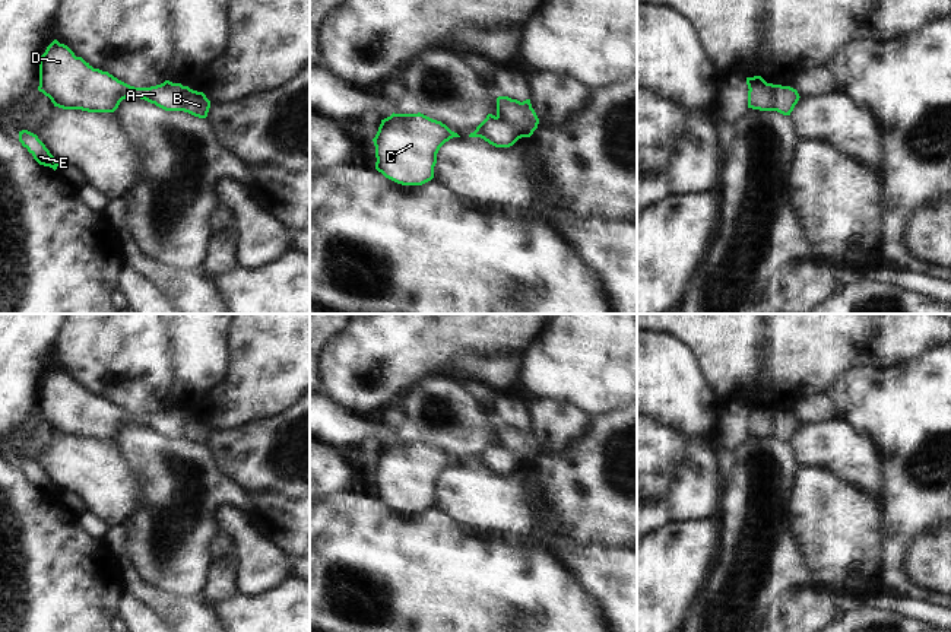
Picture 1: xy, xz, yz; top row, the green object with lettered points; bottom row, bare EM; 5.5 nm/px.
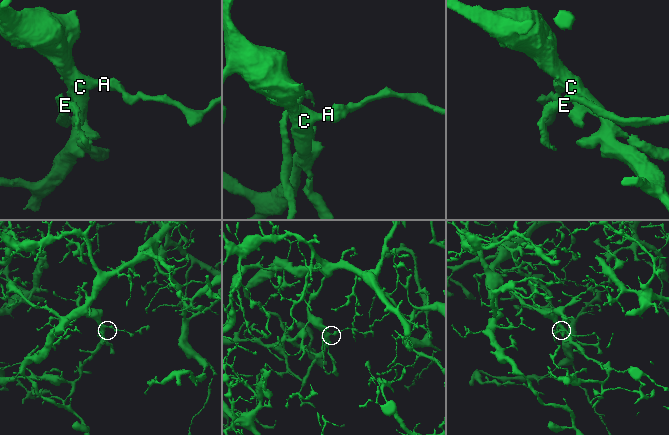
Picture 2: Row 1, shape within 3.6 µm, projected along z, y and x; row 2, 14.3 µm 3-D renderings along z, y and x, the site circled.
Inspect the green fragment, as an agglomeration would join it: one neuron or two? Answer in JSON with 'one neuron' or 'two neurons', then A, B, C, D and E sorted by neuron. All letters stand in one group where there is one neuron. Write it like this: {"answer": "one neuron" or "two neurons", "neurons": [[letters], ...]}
{"answer": "two neurons", "neurons": [["A", "C", "D", "E"], ["B"]]}

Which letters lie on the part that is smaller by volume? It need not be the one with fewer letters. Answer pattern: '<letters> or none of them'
B

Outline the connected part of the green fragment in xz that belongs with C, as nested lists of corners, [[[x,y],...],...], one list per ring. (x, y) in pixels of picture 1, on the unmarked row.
[[[392,441],[373,466],[375,496],[402,512],[422,512],[434,505],[440,474],[460,464],[441,448],[418,441]]]

